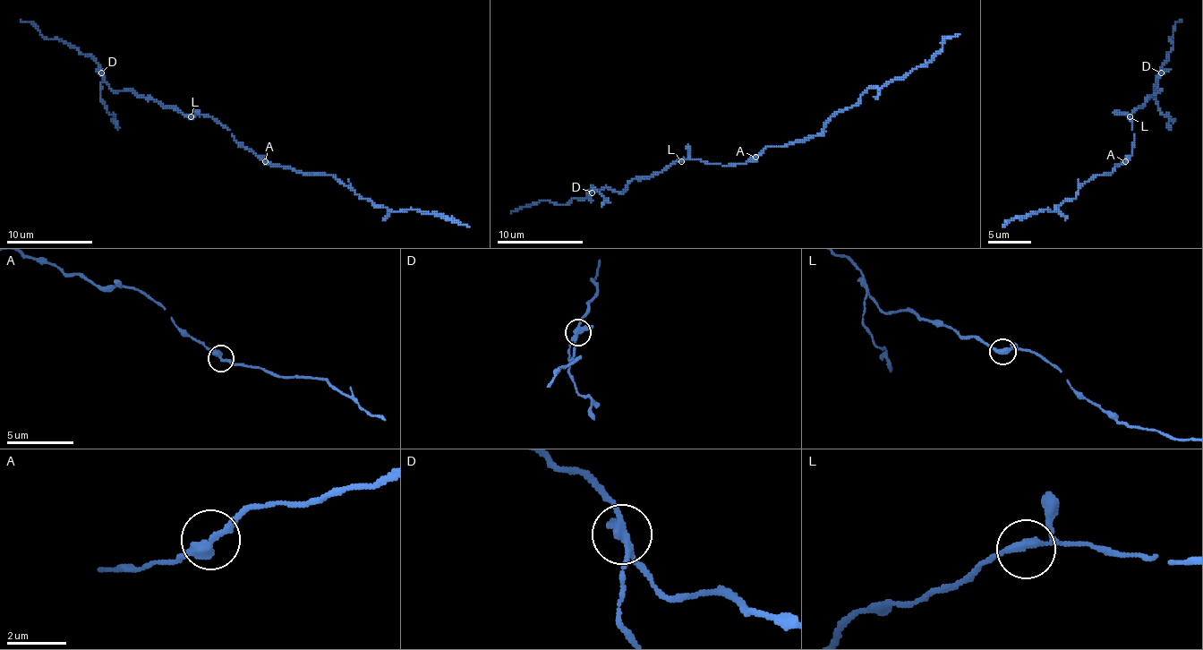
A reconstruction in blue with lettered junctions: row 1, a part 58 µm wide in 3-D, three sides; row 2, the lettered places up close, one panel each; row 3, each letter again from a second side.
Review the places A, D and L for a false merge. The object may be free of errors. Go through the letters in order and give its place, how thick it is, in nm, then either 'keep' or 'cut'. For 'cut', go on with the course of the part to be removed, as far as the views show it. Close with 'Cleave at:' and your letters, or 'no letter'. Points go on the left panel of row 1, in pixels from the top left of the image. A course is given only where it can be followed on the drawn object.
A: at (265, 161); 320 nm thick; keep
D: at (101, 72); 280 nm thick; cut; foreign part runs (100, 73), (100, 101), (115, 119), (117, 130)
L: at (191, 116); 240 nm thick; keep
Cleave at: D

